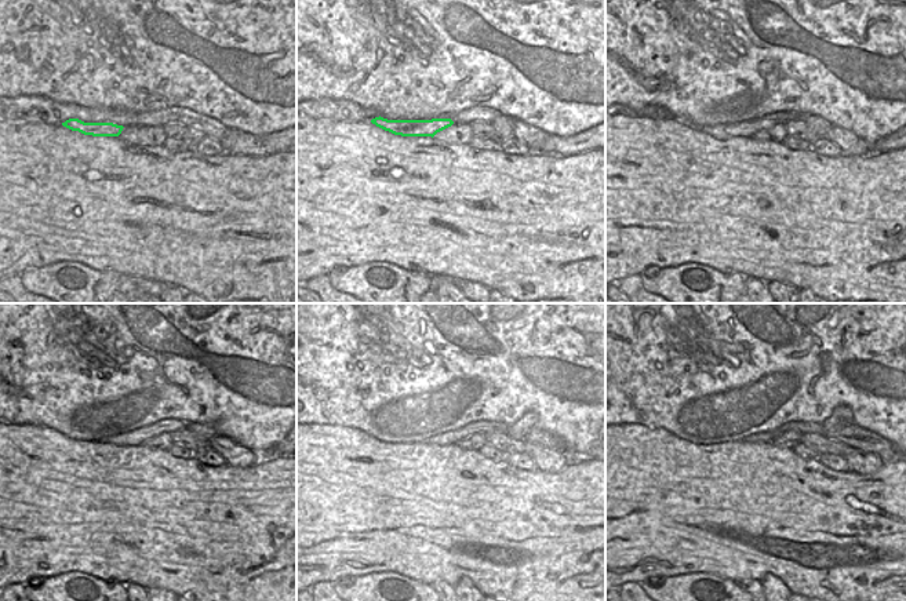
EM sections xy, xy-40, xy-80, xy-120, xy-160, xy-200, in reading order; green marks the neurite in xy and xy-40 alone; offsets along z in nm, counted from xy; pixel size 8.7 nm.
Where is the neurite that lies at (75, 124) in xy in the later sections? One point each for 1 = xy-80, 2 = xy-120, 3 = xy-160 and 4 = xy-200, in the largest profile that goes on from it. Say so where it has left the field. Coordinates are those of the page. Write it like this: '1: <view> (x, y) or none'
1: xy-80 (748, 128)
2: xy-120 (137, 437)
3: xy-160 (483, 428)
4: xy-200 (855, 437)

